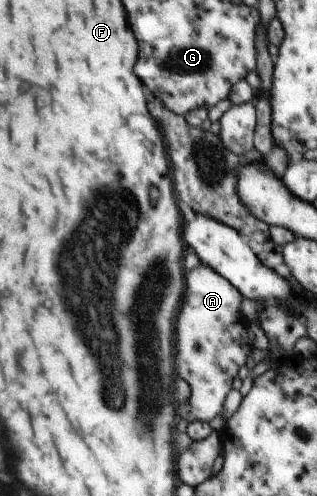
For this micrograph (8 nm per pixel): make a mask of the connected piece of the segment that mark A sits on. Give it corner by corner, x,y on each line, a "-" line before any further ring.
201,264
186,275
187,297
177,319
177,373
192,389
190,399
180,403
179,416
188,423
202,421
214,424
221,411
225,395
231,391
231,381
239,367
245,365
251,349
249,336
239,315
241,295
217,270

